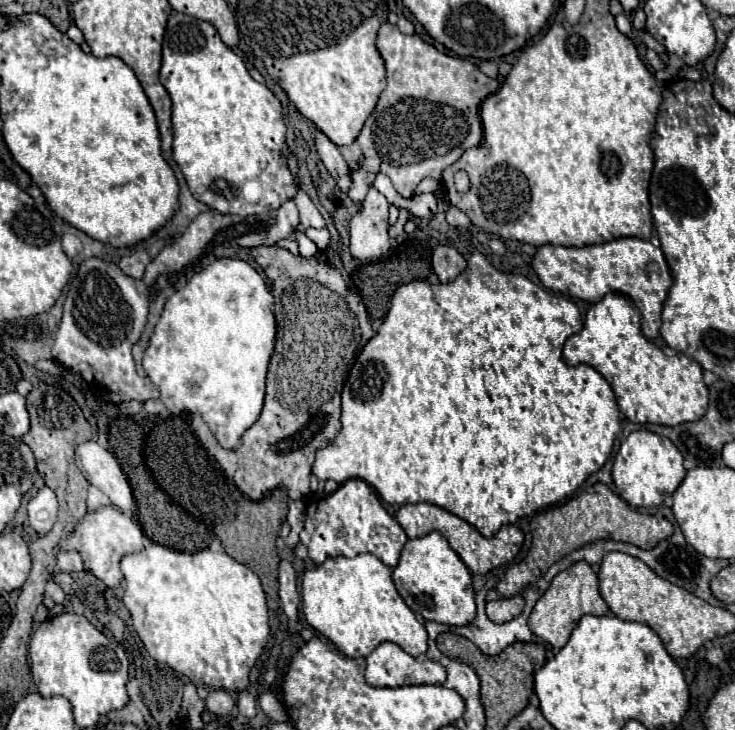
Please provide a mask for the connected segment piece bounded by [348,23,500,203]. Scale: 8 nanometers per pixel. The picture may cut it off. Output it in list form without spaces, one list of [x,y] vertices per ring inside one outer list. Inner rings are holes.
[[[384,23],[380,27],[378,51],[386,61],[388,85],[382,91],[376,109],[364,123],[362,133],[356,139],[362,153],[360,153],[360,161],[356,165],[350,163],[352,171],[358,171],[358,175],[352,175],[352,187],[348,189],[348,197],[354,203],[362,203],[364,195],[368,193],[368,187],[372,185],[372,181],[376,179],[378,173],[388,175],[394,189],[404,199],[410,199],[414,195],[414,191],[422,179],[432,177],[432,179],[440,181],[442,171],[446,167],[450,167],[454,161],[458,161],[466,149],[480,145],[480,141],[482,141],[480,103],[488,95],[496,93],[500,87],[498,79],[486,77],[472,61],[440,53],[434,45],[422,41],[418,35],[400,33],[398,25]]]

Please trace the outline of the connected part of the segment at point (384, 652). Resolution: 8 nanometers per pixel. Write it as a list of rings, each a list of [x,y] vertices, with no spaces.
[[[382,643],[366,657],[366,683],[372,687],[402,687],[444,683],[446,669],[430,659],[416,659],[396,643]]]

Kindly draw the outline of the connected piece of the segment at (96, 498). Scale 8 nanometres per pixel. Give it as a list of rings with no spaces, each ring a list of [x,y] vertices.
[[[90,487],[88,489],[88,509],[96,511],[96,509],[102,509],[106,505],[110,505],[110,499],[98,487]]]

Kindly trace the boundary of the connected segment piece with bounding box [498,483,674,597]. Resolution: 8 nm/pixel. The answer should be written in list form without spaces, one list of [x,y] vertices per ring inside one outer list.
[[[596,483],[592,487],[582,489],[574,497],[570,497],[566,503],[538,513],[530,523],[530,531],[532,531],[532,547],[522,563],[508,567],[504,579],[498,583],[500,597],[514,597],[522,593],[522,589],[528,583],[542,577],[550,565],[566,557],[570,551],[580,549],[588,543],[594,543],[600,539],[612,539],[612,541],[634,543],[640,549],[652,549],[660,541],[668,539],[674,533],[674,527],[666,519],[638,513],[622,497],[612,493],[606,485]]]

